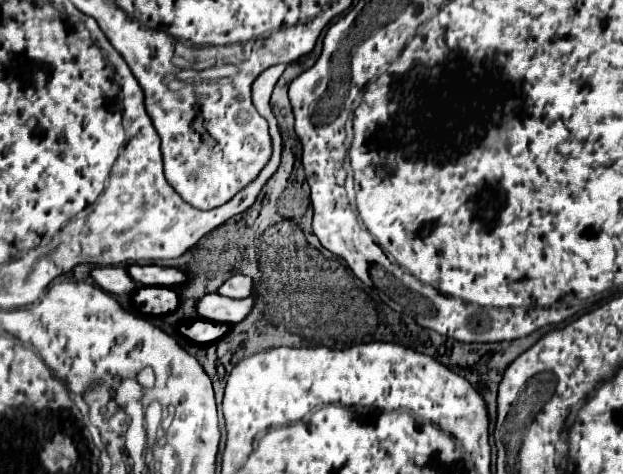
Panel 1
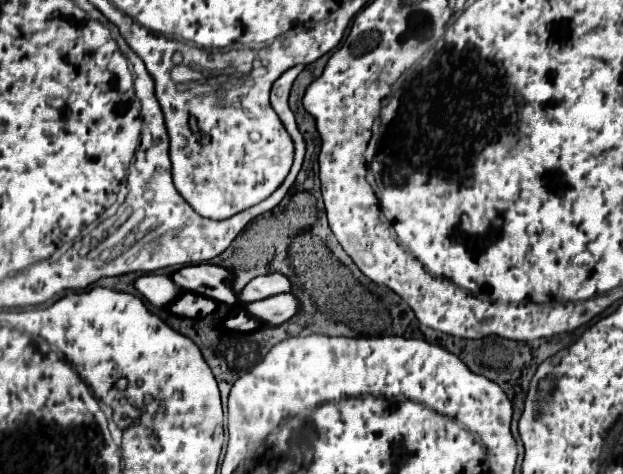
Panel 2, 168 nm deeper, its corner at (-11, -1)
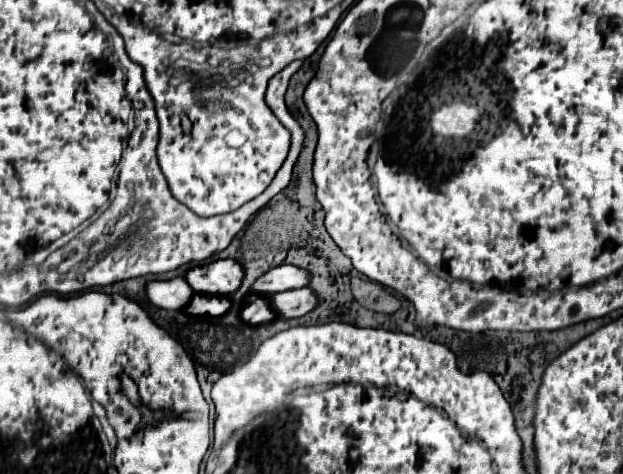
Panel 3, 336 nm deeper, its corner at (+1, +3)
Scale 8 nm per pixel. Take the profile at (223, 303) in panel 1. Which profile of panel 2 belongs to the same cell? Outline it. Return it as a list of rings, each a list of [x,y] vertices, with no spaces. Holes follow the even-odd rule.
[[[276,294],[258,302],[244,304],[244,308],[252,318],[262,320],[270,326],[278,326],[294,316],[298,310],[298,300],[292,294]]]

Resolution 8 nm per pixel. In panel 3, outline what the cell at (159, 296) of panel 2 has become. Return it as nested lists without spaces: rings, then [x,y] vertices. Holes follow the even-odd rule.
[[[172,278],[166,282],[150,282],[146,286],[148,298],[152,304],[166,310],[184,310],[194,296],[194,290],[184,278]]]

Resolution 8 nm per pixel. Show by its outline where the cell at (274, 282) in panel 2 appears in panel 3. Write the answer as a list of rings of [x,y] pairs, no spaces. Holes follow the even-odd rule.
[[[284,264],[284,266],[272,268],[264,276],[260,276],[256,280],[256,284],[252,286],[252,290],[260,292],[260,294],[276,294],[276,292],[284,292],[284,290],[304,288],[310,284],[310,278],[312,278],[312,274],[308,270]]]

